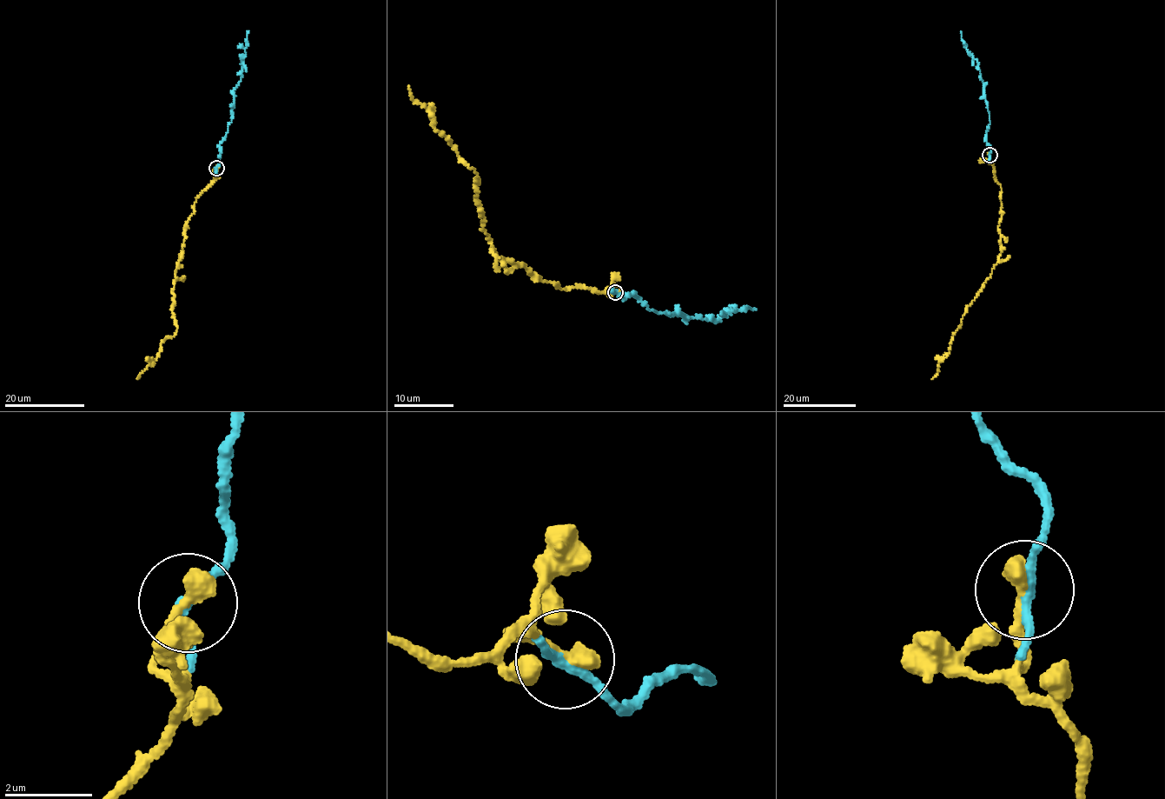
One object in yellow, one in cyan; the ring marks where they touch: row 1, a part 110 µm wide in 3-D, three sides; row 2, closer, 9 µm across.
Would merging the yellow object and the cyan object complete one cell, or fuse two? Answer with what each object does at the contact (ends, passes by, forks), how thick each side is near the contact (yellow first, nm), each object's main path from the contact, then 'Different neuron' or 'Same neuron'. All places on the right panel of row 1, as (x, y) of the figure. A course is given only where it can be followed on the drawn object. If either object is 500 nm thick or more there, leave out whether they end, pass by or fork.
At the ring yellow ends. At the ring cyan passes by. Thickness 420 nm (yellow) against 200 nm. Course of yellow: (989, 155), (1001, 191), (998, 225), (1001, 254), (990, 276), (966, 307), (948, 353), (931, 378). Course of cyan: (989, 155), (991, 146), (985, 134), (989, 115), (983, 83), (977, 60), (968, 50), (961, 30). Same neuron

